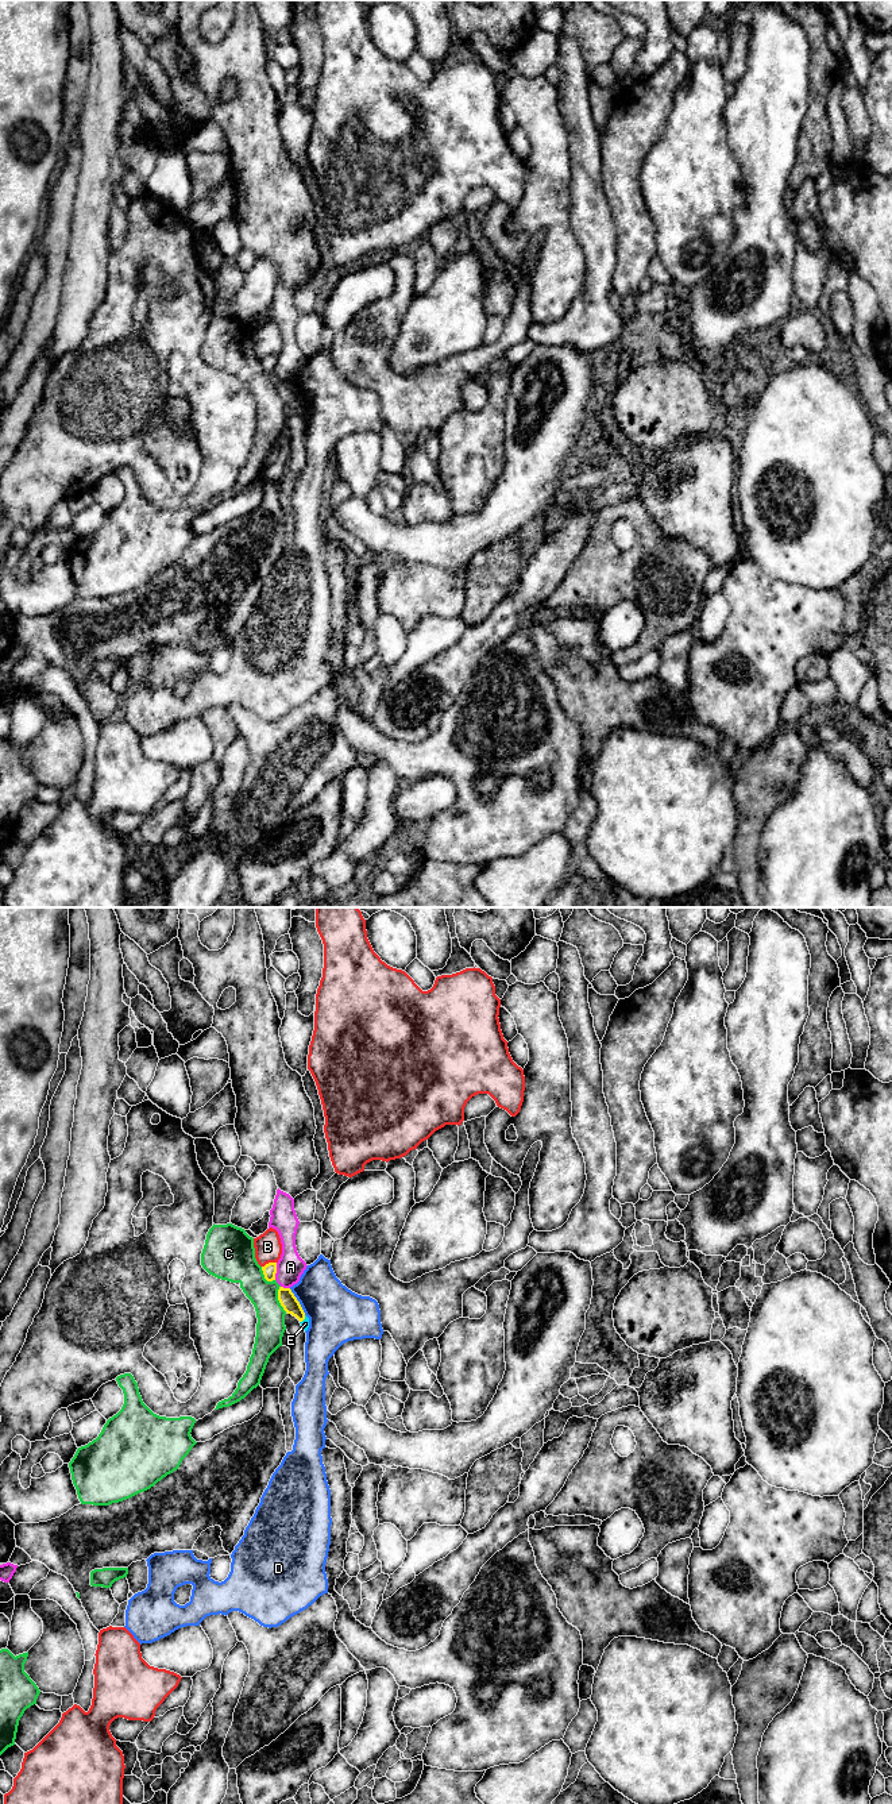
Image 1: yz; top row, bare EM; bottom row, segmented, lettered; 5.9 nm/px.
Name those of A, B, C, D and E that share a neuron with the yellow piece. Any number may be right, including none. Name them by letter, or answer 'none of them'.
E

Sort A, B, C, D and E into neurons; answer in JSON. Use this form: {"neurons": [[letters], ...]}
{"neurons": [["A"], ["B"], ["C"], ["D"], ["E"]]}

